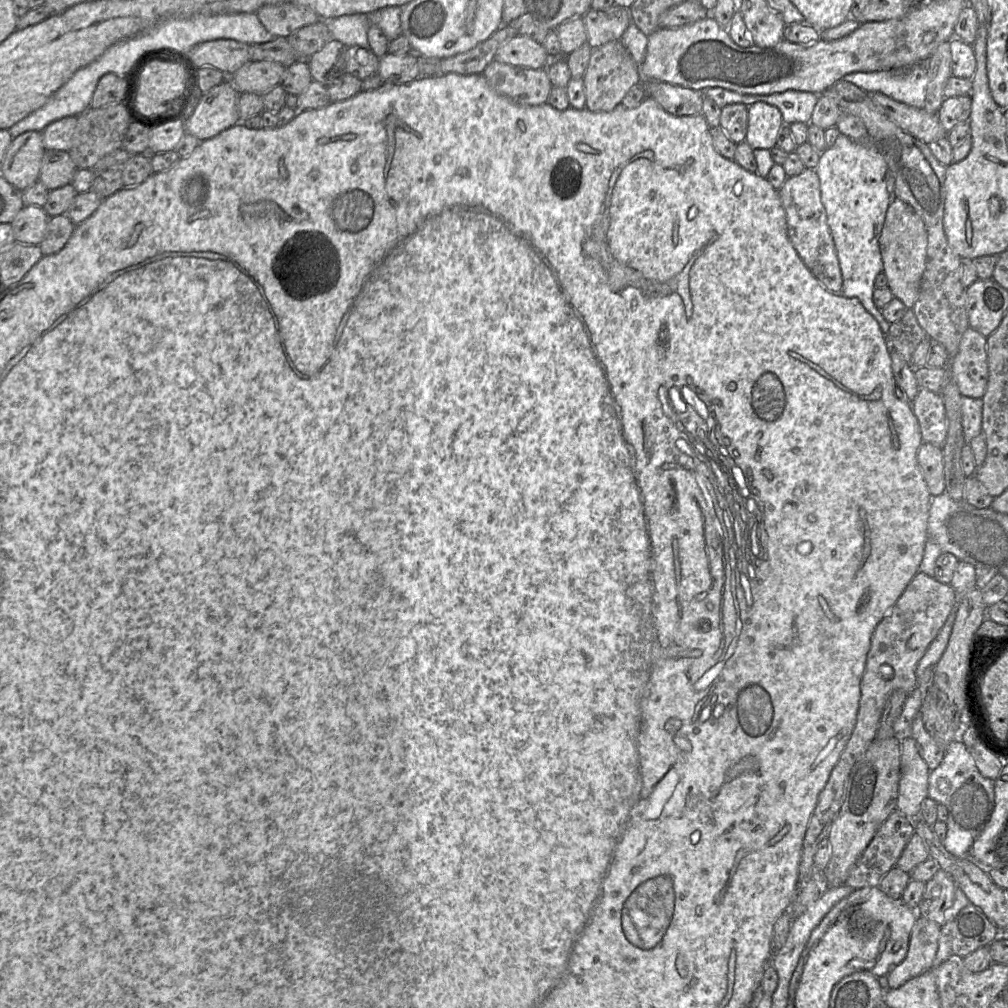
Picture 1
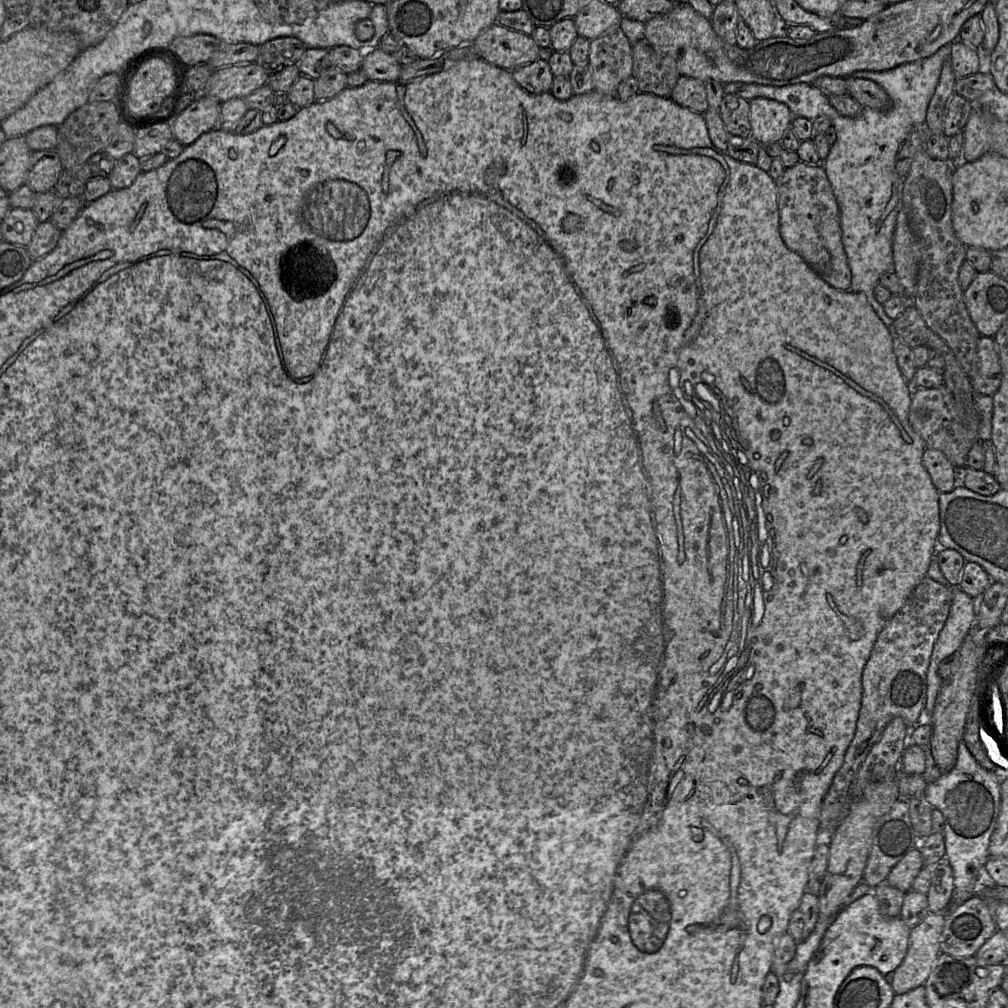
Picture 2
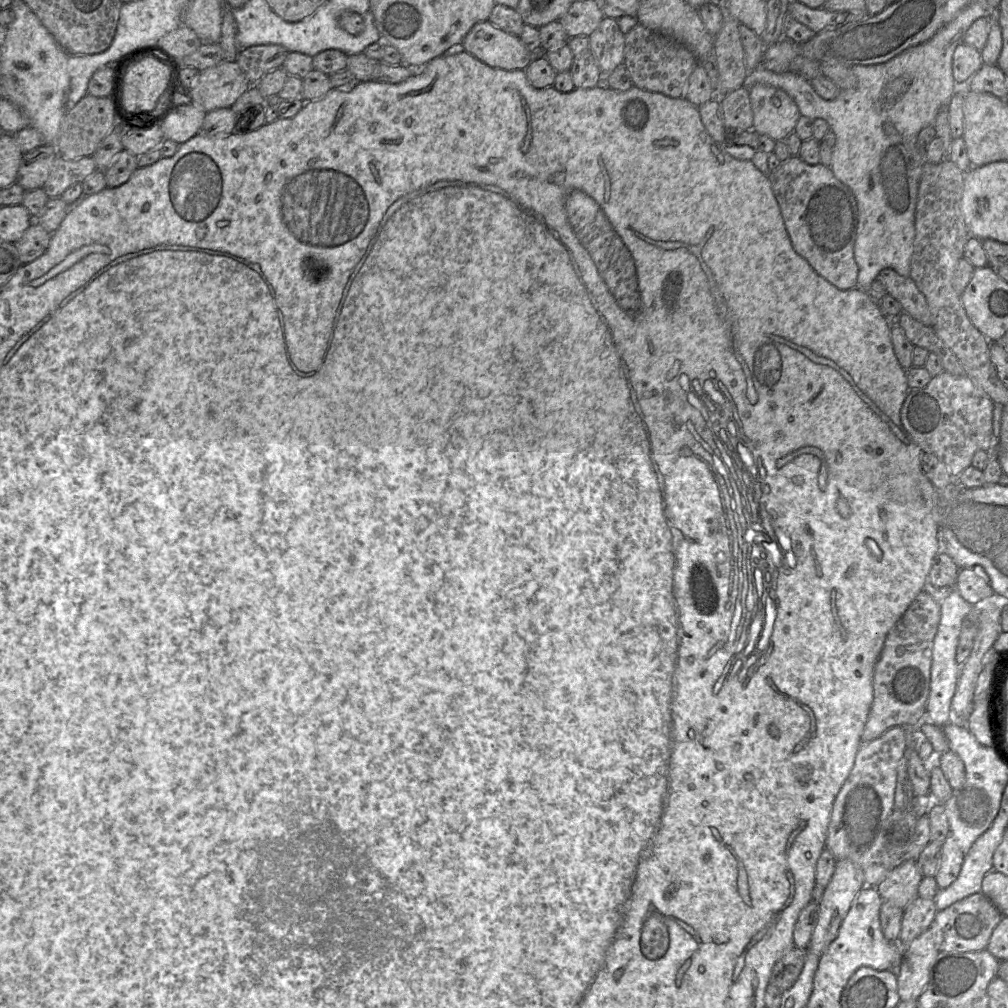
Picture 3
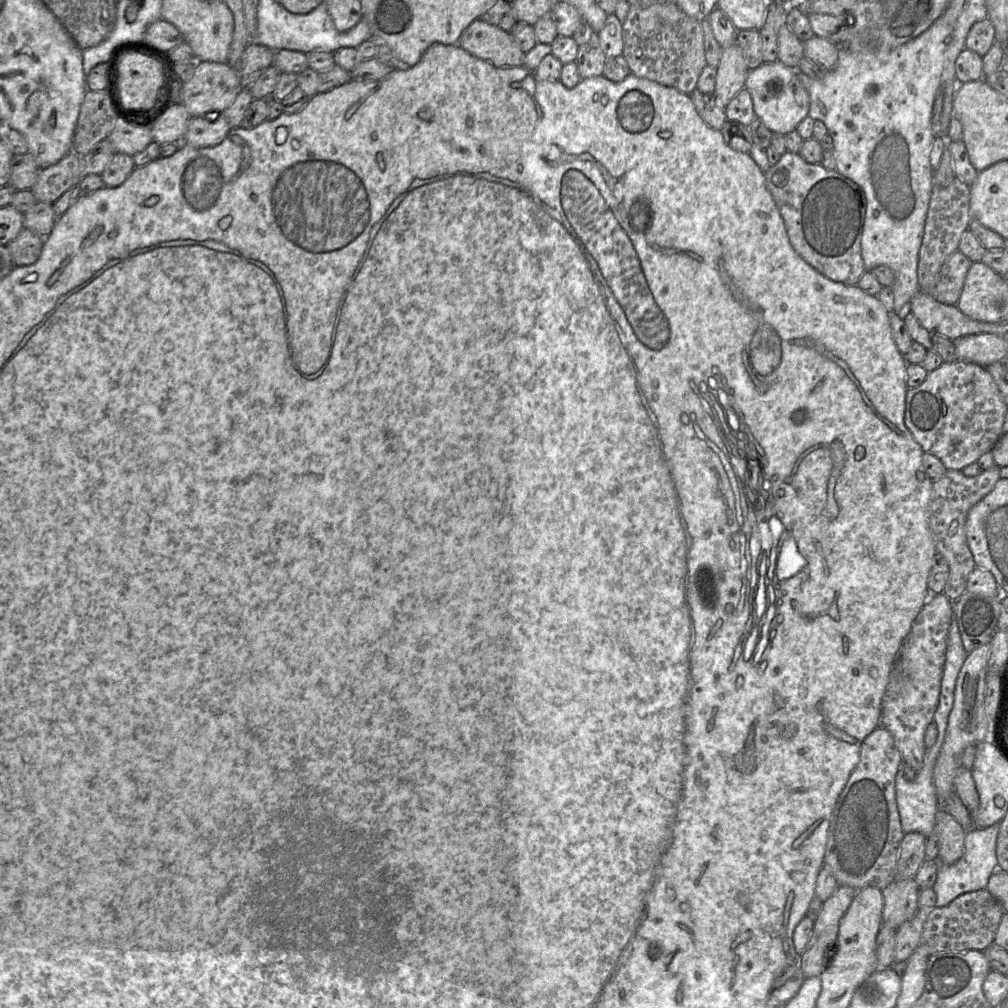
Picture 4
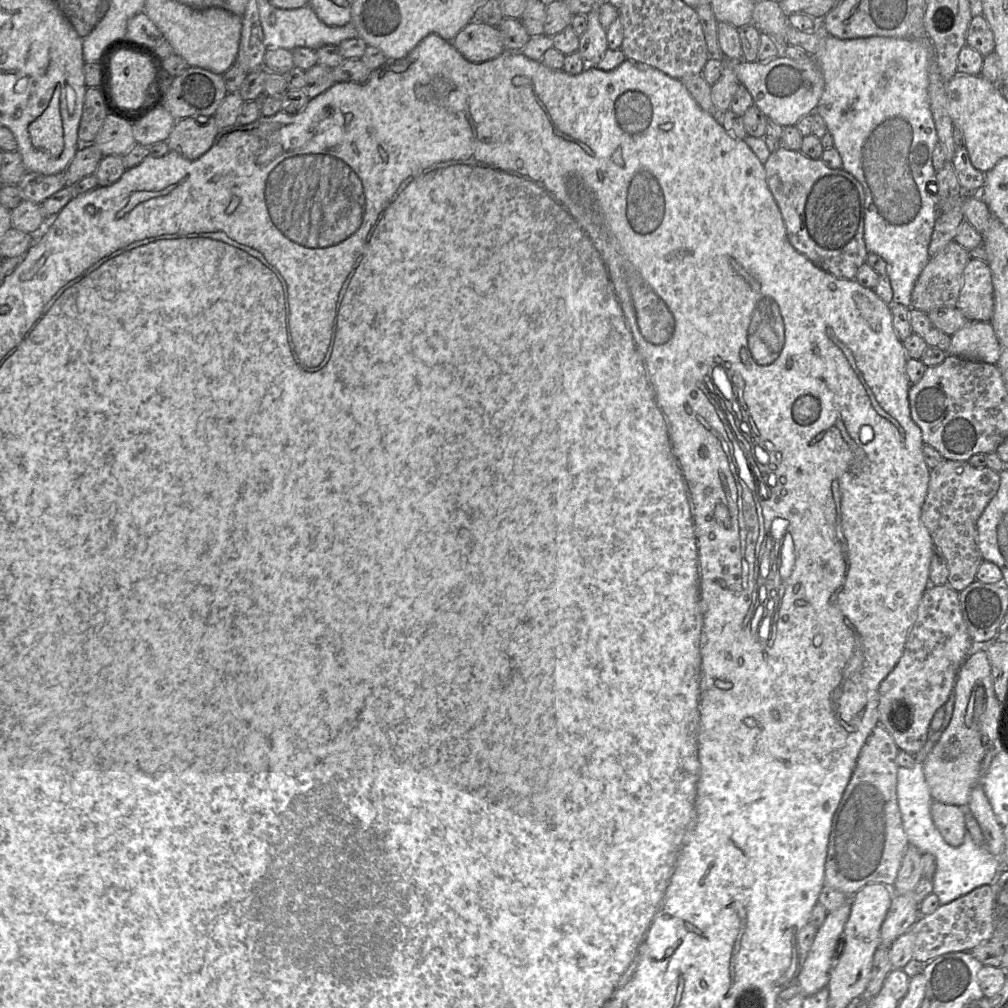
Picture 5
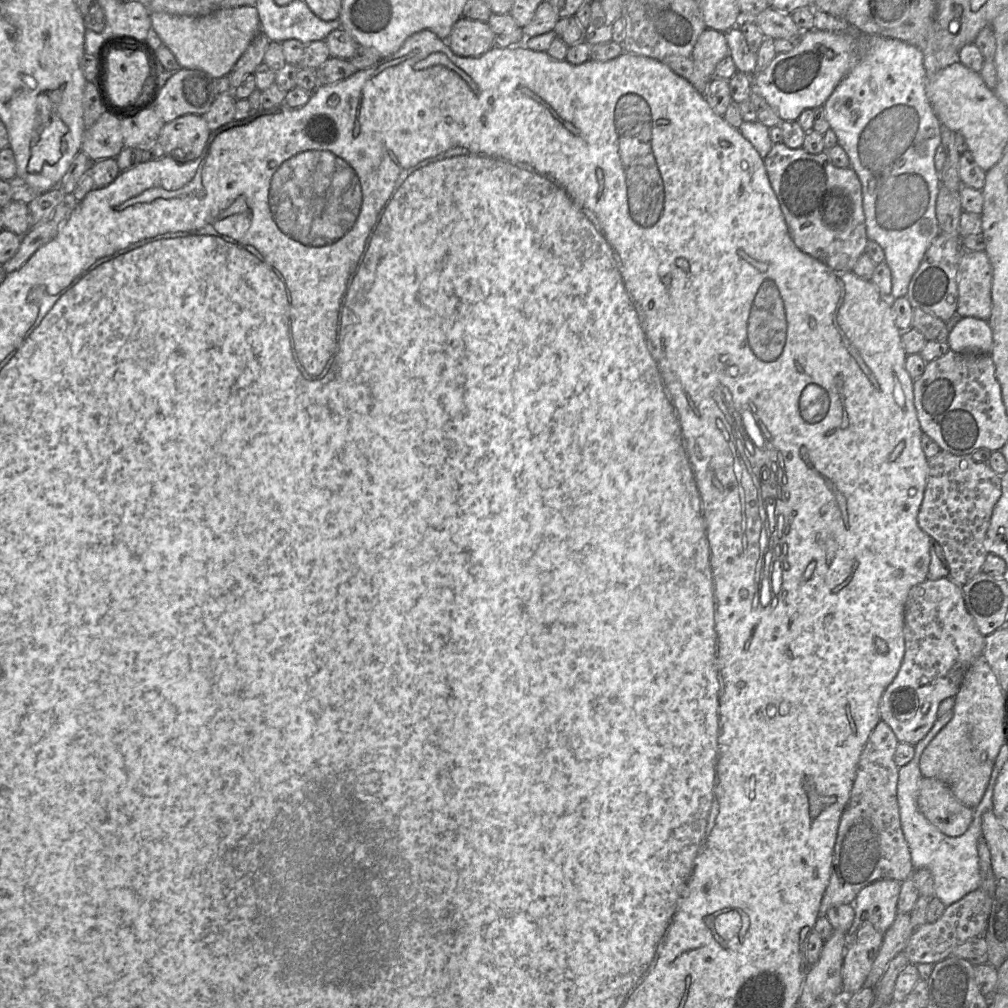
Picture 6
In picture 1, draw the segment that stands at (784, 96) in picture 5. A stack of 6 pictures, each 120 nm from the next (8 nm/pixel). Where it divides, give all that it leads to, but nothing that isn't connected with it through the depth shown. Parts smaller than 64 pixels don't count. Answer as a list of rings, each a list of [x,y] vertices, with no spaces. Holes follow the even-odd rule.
[[[756,102],[748,107],[745,142],[752,149],[770,150],[776,145],[777,135],[784,124],[780,110],[765,102]]]

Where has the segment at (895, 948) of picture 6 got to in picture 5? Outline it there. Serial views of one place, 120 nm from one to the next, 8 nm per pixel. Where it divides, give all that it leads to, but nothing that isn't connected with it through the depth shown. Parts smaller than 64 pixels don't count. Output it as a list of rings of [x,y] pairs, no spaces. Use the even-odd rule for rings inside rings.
[[[894,894],[881,926],[881,945],[890,946],[919,918],[919,905],[912,894]]]

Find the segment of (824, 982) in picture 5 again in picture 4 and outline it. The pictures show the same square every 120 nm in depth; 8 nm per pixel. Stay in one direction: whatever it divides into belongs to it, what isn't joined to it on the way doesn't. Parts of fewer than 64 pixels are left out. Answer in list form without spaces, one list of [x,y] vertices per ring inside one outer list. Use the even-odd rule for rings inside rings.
[[[841,885],[823,902],[809,942],[800,956],[800,966],[806,978],[820,977],[827,967],[836,948],[841,919],[857,891]]]

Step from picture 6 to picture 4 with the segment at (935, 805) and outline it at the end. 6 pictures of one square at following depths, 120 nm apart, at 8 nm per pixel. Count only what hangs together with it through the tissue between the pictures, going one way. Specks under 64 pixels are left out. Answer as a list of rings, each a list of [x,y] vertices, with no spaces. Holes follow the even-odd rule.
[[[945,809],[936,813],[940,849],[938,863],[953,864],[961,858],[965,847],[966,829]]]

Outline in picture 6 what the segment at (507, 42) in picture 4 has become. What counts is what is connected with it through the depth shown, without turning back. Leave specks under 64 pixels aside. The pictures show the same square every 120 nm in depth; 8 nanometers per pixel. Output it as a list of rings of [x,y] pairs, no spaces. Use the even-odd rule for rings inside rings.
[[[461,17],[446,42],[458,56],[479,57],[494,46],[494,33],[487,22]]]

